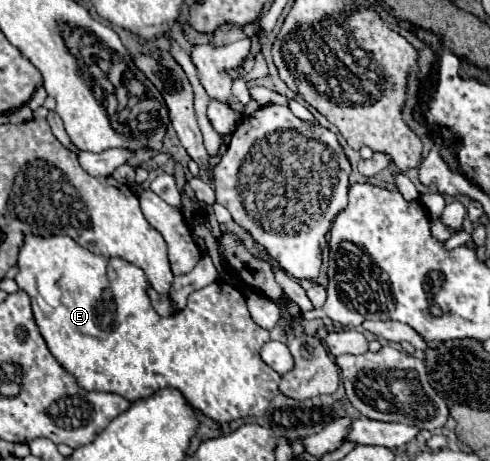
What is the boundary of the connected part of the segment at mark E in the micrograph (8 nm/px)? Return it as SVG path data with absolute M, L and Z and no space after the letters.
M26 237L24 241L24 247L20 249L20 257L18 257L18 265L20 265L20 273L16 275L16 283L20 285L20 289L24 289L30 299L32 299L32 311L34 311L34 319L36 319L36 325L50 349L50 353L56 357L56 361L70 373L74 375L74 379L78 381L78 385L82 389L98 389L98 391L108 391L108 393L116 393L116 395L122 395L124 399L128 399L130 403L134 401L140 401L140 399L146 399L150 395L154 395L156 391L164 389L164 387L172 387L172 389L178 389L186 403L192 407L192 409L198 409L202 411L206 417L218 421L218 423L228 423L228 421L236 421L236 419L242 419L242 417L262 417L266 411L268 411L268 405L270 401L280 393L278 391L278 383L280 383L280 375L270 369L262 357L260 357L260 349L266 341L270 341L268 337L268 331L258 327L252 317L250 317L250 311L246 307L246 297L232 285L228 283L210 283L208 287L202 287L194 293L190 293L188 297L188 305L186 309L182 309L182 313L178 315L172 315L172 317L160 317L152 305L150 305L150 299L146 297L146 289L148 289L148 279L144 277L144 271L140 267L134 267L130 265L128 261L124 259L116 259L116 257L104 257L104 255L94 255L90 253L88 249L82 249L74 239L70 237Z

